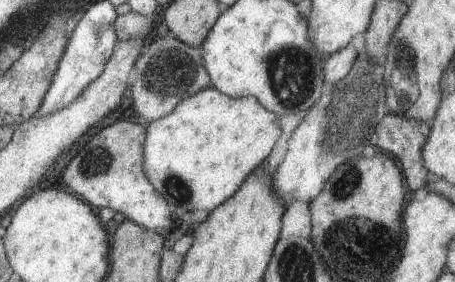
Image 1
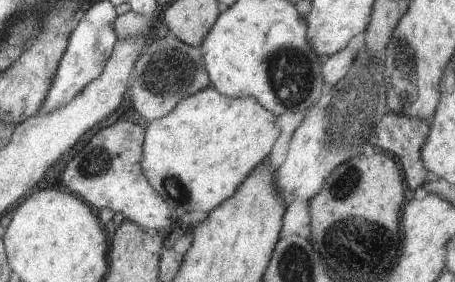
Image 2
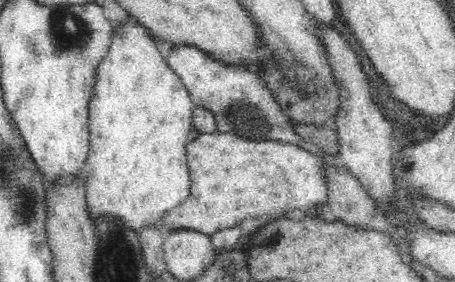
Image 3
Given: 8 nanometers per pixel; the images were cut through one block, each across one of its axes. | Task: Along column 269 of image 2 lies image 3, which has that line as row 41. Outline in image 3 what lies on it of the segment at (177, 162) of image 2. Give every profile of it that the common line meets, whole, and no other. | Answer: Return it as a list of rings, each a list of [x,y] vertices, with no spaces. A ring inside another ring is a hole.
[[[128,16],[112,30],[112,44],[108,54],[94,70],[94,86],[90,90],[90,150],[86,156],[84,178],[88,192],[90,214],[110,214],[122,220],[126,226],[140,232],[146,222],[162,224],[164,212],[178,206],[190,194],[186,142],[194,120],[192,96],[170,68],[164,52],[158,50],[152,32]]]

